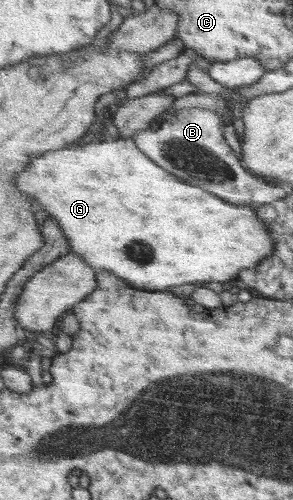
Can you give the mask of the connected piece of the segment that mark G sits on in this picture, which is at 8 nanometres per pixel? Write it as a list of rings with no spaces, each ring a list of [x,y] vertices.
[[[134,138],[108,141],[93,141],[85,146],[73,146],[67,150],[59,150],[59,152],[51,152],[47,156],[41,156],[39,160],[35,160],[25,172],[19,174],[17,178],[19,188],[27,194],[33,196],[43,210],[47,210],[51,216],[55,216],[61,224],[61,228],[65,231],[67,238],[70,240],[72,252],[76,252],[82,256],[90,266],[99,270],[113,271],[115,274],[128,280],[135,287],[143,290],[165,290],[170,286],[179,286],[179,284],[189,284],[189,282],[225,282],[225,280],[237,279],[239,271],[254,267],[259,261],[266,259],[267,255],[274,253],[274,240],[270,237],[271,229],[266,228],[266,224],[258,217],[257,206],[235,205],[215,196],[214,193],[207,192],[205,189],[197,188],[195,185],[187,184],[185,180],[179,180],[177,176],[173,176],[166,169],[155,164],[138,147]]]

